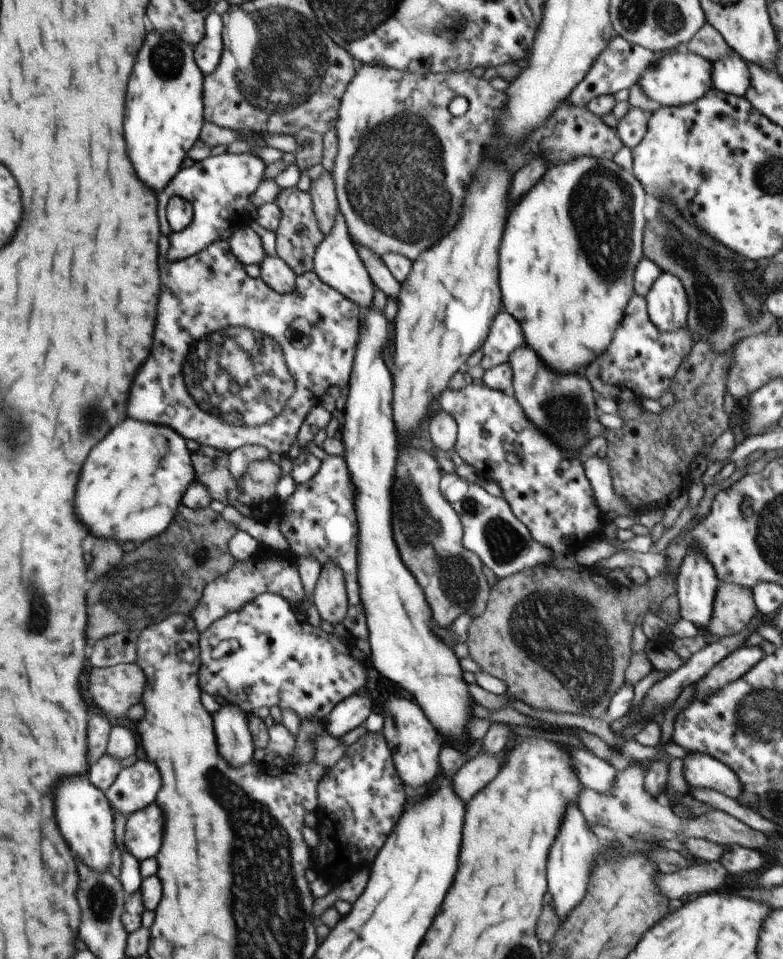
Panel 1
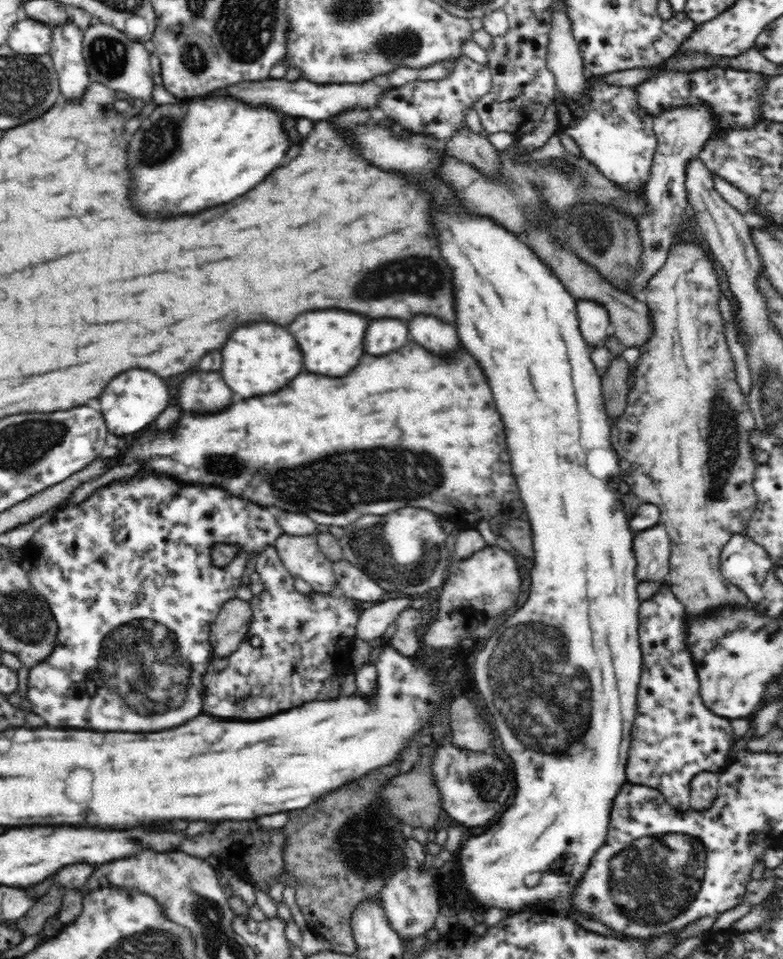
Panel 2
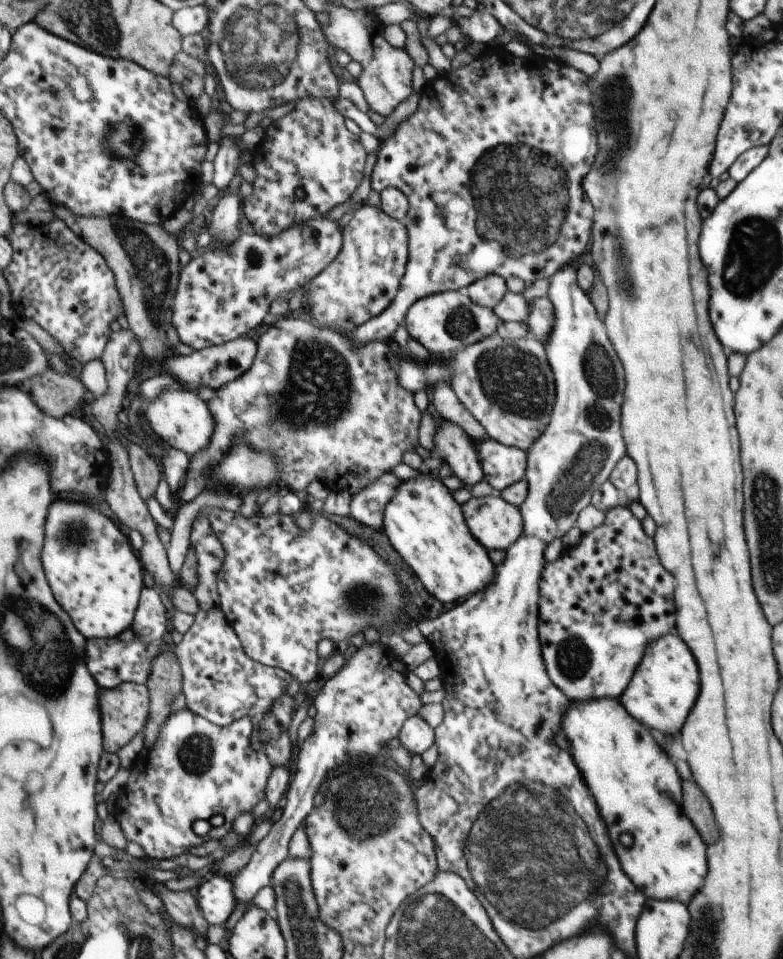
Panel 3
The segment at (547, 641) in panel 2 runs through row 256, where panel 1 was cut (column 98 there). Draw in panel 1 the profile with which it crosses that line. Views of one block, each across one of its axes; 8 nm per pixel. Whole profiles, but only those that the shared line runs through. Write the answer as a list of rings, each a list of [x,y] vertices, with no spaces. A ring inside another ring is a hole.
[[[126,420],[120,424],[94,448],[94,456],[86,460],[86,472],[82,472],[82,484],[78,484],[78,518],[90,532],[98,538],[110,538],[116,542],[134,542],[136,545],[148,539],[160,537],[172,518],[180,510],[181,498],[187,486],[194,481],[194,468],[190,462],[190,452],[186,440],[174,429],[145,423],[137,420]]]

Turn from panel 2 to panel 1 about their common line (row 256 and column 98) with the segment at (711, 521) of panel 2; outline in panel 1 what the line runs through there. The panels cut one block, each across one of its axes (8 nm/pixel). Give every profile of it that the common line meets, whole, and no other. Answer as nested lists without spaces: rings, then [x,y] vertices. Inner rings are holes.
[[[120,663],[113,667],[96,667],[90,672],[90,694],[94,704],[116,718],[126,716],[130,706],[140,702],[140,696],[144,692],[144,684],[147,682],[147,676],[144,671],[134,663]]]

